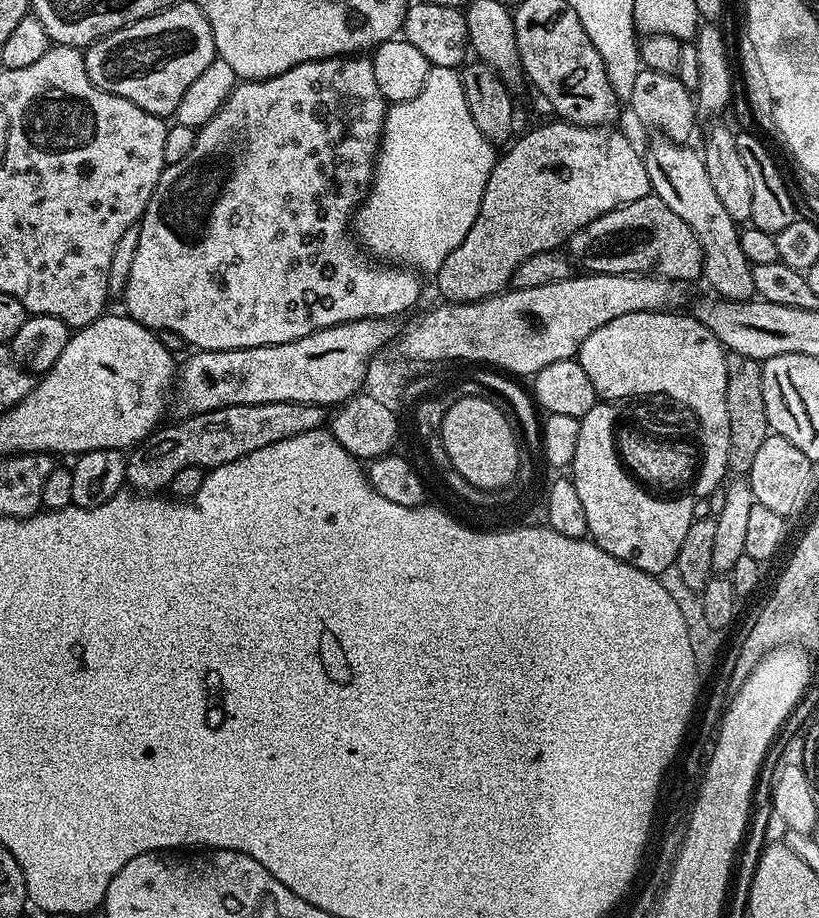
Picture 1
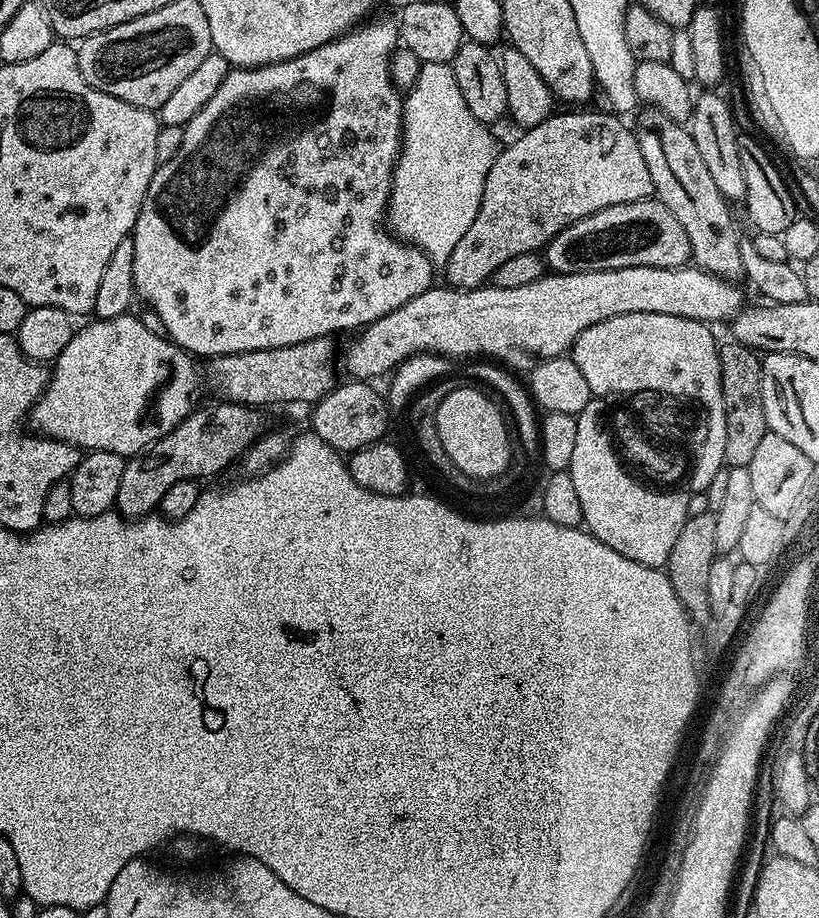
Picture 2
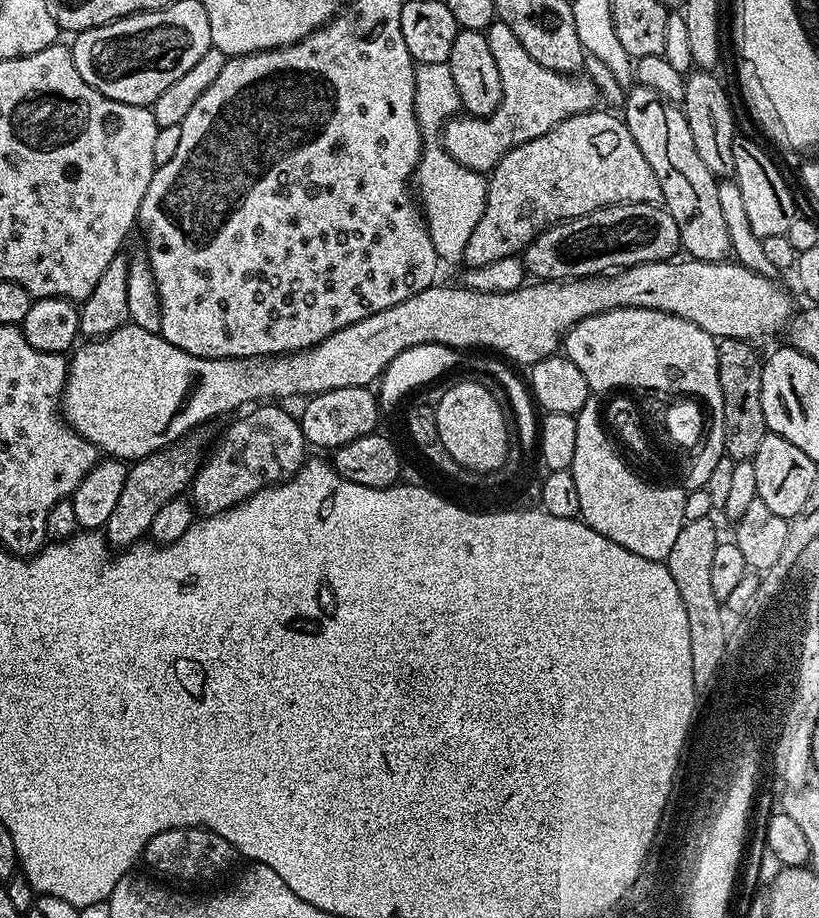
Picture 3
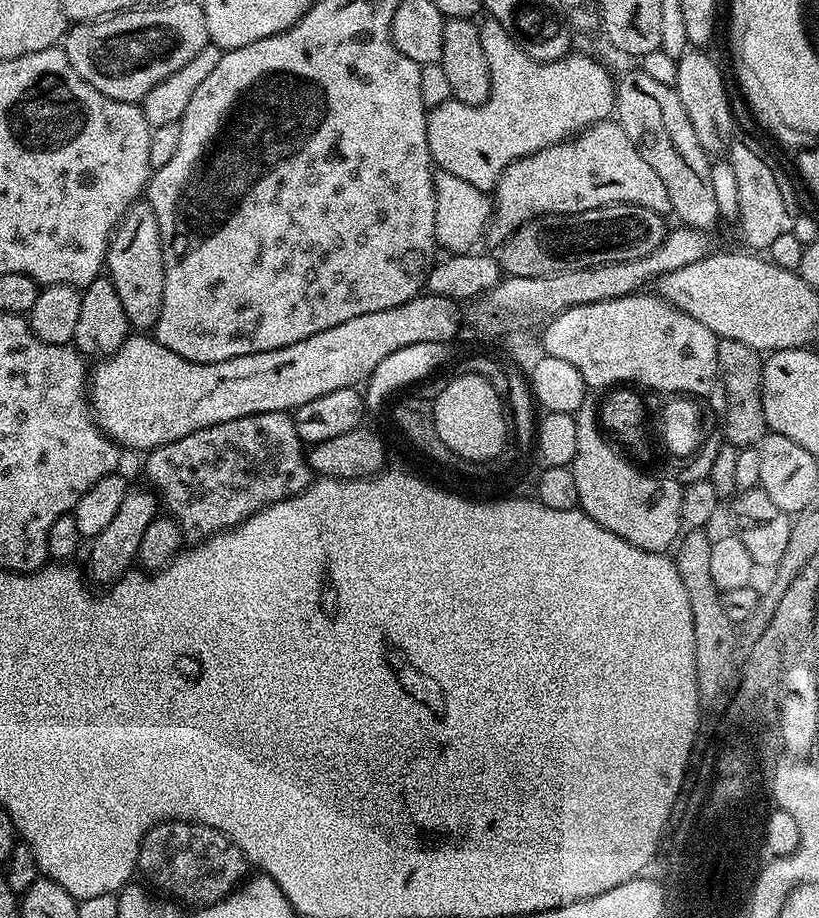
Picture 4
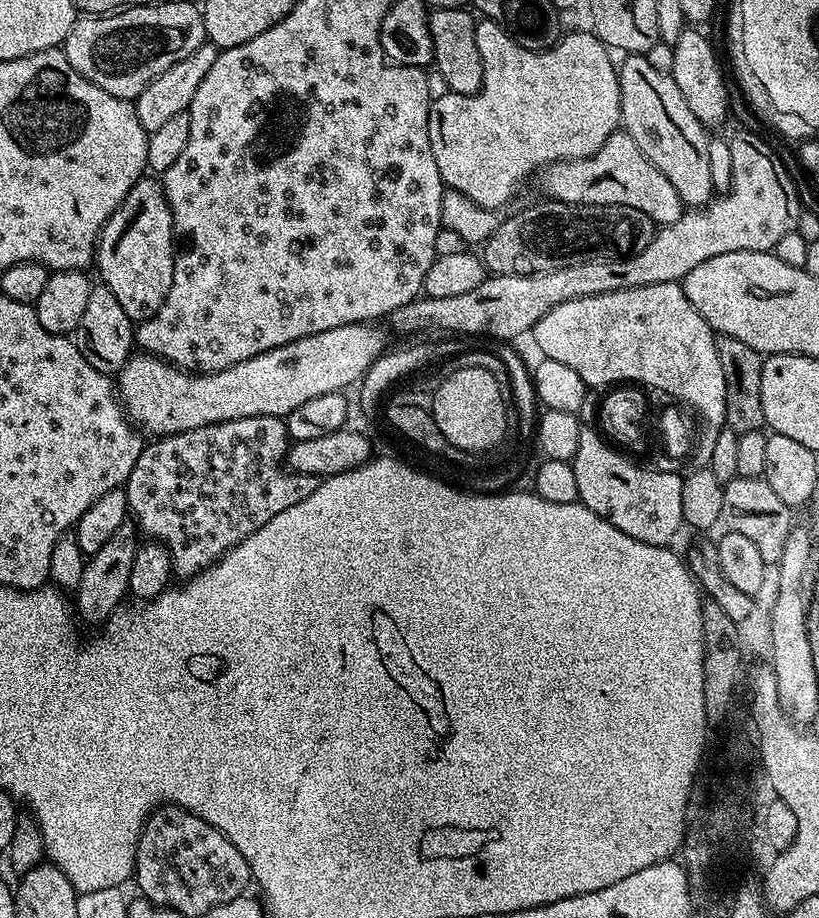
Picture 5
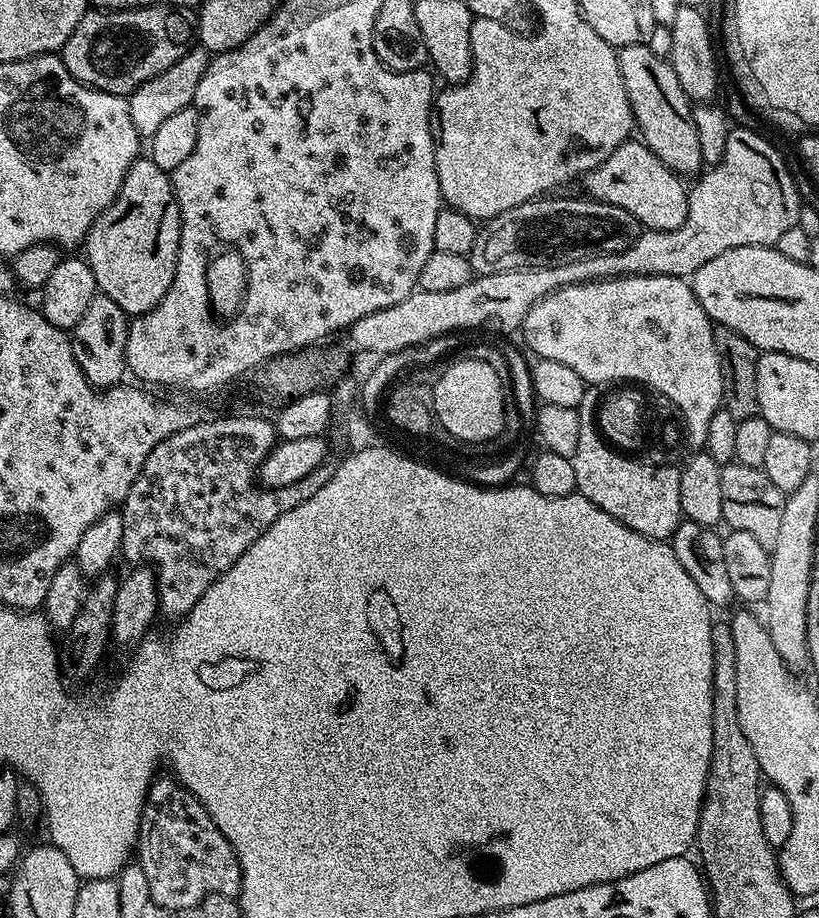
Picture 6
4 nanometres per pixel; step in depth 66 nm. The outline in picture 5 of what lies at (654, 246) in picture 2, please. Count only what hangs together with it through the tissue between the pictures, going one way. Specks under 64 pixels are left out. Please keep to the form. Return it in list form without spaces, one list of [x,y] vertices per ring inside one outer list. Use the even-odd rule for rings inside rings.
[[[541,199],[541,204],[532,204],[529,208],[524,208],[521,212],[516,212],[512,217],[501,219],[500,225],[490,234],[490,238],[482,245],[482,259],[484,267],[489,273],[498,276],[529,276],[539,272],[549,272],[550,270],[562,270],[562,266],[574,266],[578,262],[594,262],[602,258],[618,258],[619,256],[632,256],[638,250],[646,250],[654,238],[658,225],[650,218],[650,214],[642,214],[642,210],[634,210],[634,206],[622,206],[621,204],[607,204],[598,206],[597,204],[564,204],[560,200]]]

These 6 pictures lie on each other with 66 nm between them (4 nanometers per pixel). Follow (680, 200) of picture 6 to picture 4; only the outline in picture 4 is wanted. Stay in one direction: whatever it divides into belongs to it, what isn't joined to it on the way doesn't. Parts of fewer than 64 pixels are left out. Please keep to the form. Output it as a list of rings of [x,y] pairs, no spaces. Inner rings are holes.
[[[601,122],[592,125],[591,128],[585,128],[583,132],[560,144],[546,146],[506,166],[506,170],[496,181],[492,218],[488,221],[488,227],[484,229],[483,239],[489,240],[493,246],[499,246],[505,240],[509,240],[522,225],[539,220],[542,216],[573,216],[611,204],[646,206],[661,214],[672,211],[670,194],[666,194],[666,185],[662,183],[662,178],[658,178],[654,166],[650,166],[650,162],[642,158],[634,142],[630,142],[626,130],[622,130],[616,122]]]

